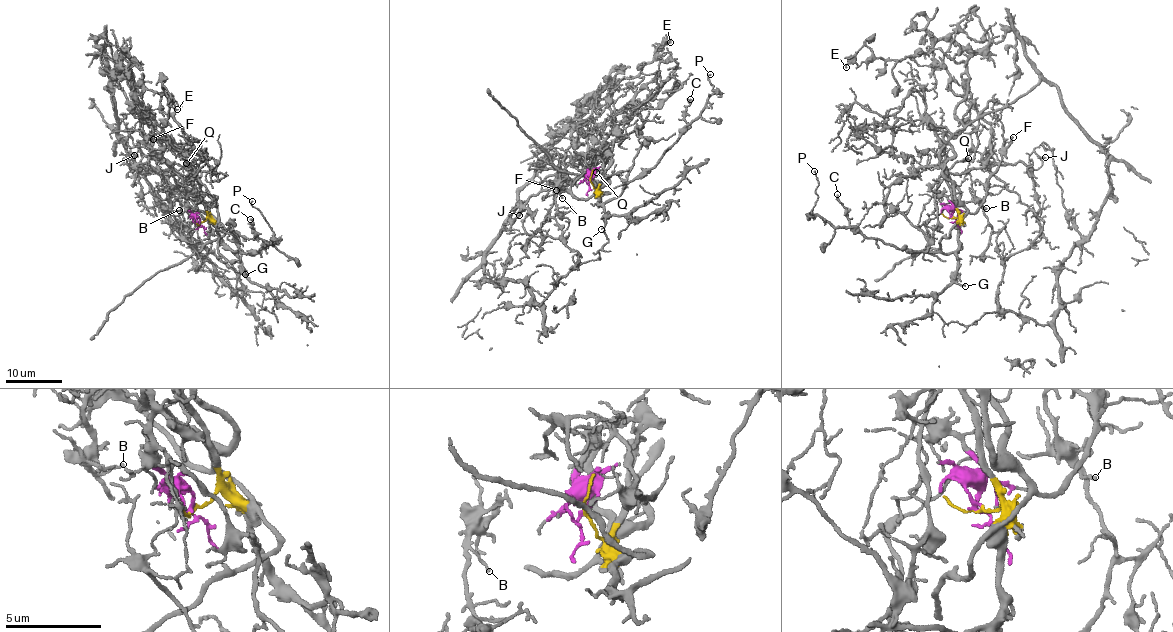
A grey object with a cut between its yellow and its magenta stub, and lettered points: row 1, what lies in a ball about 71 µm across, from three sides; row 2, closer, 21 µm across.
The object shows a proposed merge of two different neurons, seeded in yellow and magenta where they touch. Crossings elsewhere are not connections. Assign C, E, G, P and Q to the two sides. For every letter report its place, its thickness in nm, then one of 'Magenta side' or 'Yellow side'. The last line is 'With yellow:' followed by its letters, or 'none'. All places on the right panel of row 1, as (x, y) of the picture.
C: Place: (837, 194). Thickness 140 nm. Yellow side
E: Place: (846, 67). Thickness 140 nm. Magenta side
G: Place: (965, 286). Thickness 150 nm. Yellow side
P: Place: (814, 171). Thickness 110 nm. Yellow side
Q: Place: (968, 158). Thickness 110 nm. Magenta side
With yellow: C, G, P

